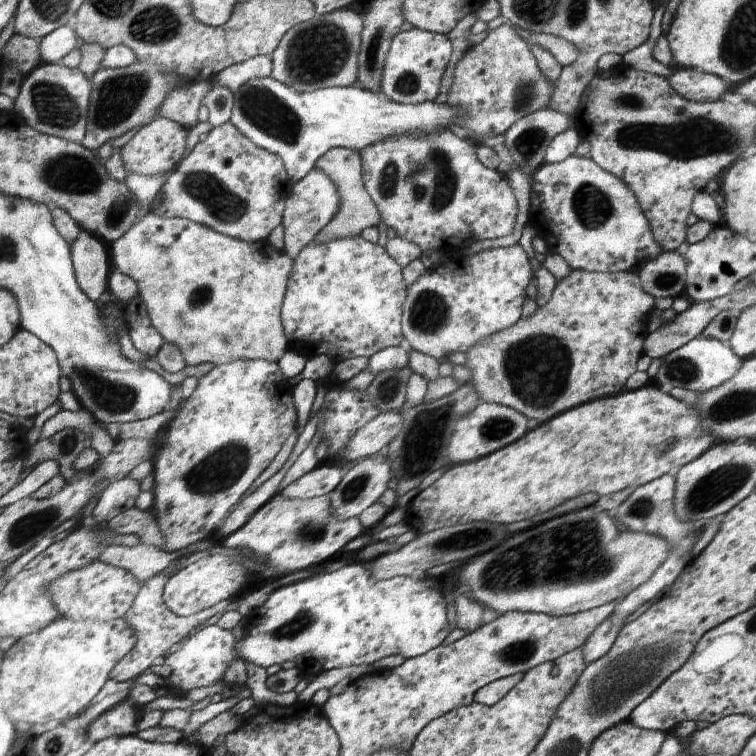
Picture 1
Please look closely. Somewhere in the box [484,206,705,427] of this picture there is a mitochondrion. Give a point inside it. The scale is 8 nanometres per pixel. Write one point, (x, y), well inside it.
(537, 366)

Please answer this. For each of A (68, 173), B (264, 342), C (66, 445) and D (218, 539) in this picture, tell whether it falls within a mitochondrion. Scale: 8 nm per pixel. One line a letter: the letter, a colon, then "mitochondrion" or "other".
A: mitochondrion
B: other
C: other
D: other

